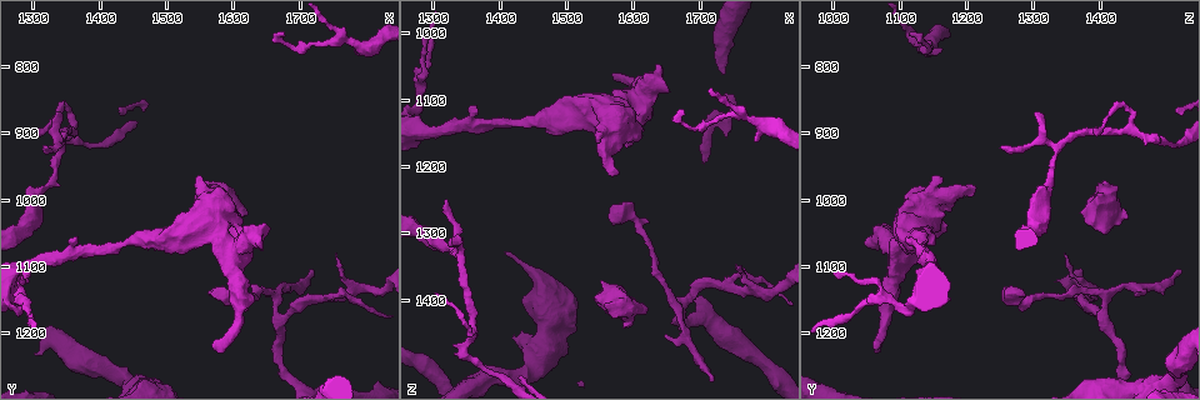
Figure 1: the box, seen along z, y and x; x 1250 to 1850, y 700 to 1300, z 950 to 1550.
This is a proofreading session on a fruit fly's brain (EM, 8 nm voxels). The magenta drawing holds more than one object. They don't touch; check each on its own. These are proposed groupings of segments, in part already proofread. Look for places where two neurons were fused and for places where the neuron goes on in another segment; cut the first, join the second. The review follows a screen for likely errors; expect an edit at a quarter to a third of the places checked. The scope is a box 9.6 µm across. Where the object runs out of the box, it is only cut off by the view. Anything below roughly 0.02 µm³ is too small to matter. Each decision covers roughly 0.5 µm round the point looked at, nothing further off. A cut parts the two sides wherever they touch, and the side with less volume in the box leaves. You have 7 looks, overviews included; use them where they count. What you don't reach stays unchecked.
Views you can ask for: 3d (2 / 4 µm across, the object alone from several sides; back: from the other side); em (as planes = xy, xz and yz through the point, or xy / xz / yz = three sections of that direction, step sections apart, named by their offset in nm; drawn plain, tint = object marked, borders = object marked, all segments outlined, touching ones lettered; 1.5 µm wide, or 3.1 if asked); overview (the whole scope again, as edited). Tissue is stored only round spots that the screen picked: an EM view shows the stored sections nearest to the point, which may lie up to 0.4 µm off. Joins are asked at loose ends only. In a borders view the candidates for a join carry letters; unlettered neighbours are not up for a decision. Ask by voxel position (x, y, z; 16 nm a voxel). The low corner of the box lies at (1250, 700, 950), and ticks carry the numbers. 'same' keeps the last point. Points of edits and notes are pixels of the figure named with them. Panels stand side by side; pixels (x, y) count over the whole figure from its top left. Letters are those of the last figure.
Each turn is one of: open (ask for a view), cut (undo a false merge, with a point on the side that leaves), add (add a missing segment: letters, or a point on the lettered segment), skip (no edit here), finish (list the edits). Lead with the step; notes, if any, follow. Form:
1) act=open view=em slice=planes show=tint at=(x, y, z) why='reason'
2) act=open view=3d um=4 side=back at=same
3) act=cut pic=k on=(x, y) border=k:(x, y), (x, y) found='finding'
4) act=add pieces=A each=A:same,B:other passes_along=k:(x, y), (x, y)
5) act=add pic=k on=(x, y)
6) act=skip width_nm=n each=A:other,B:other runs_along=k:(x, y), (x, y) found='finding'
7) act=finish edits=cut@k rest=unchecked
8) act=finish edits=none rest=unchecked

act=open view=3d um=4 at=(1575, 1145, 1290) why='end of a long branch'

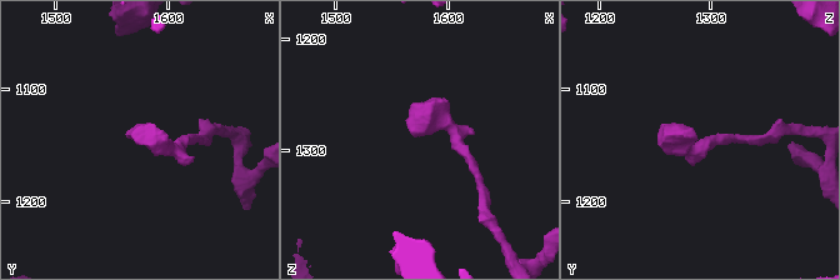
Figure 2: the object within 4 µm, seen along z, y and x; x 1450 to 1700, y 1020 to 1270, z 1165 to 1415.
act=open view=em slice=planes show=tint at=(1572, 1148, 1288)

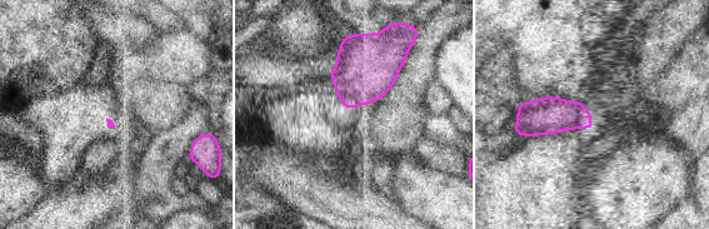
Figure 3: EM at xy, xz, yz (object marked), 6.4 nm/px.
act=open view=em slice=planes show=borders at=same why='see the neighbours'

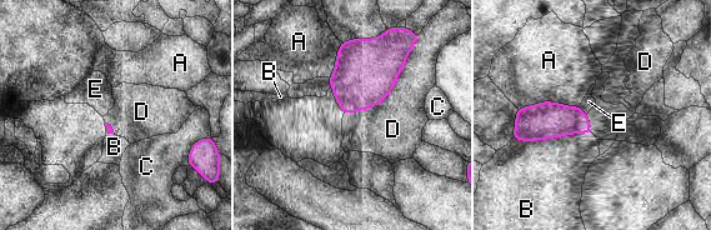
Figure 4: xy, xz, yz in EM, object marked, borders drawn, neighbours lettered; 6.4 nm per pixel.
act=skip each=A:other,B:other,C:other,D:other,E:other border=4:(591, 133), (512, 139) found='none of them fits'

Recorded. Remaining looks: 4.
act=open view=em slice=planes show=borders at=(1675, 750, 1115) why='branch stops here'

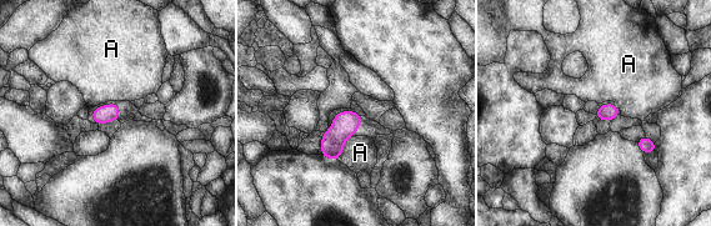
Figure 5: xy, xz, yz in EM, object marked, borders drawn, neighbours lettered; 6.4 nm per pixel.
act=skip each=A:other border=5:(351, 135), (346, 140), (338, 160) found='none of them fits'

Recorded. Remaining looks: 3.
act=open view=em slice=xz step=4 show=borders at=(1575, 1220, 1060) why='an open end'

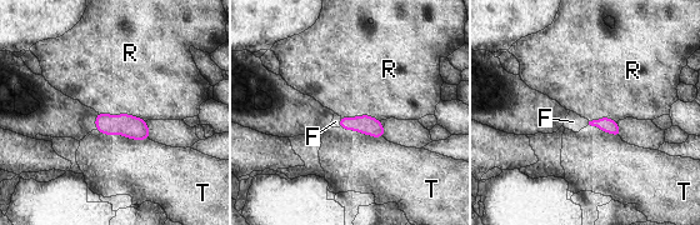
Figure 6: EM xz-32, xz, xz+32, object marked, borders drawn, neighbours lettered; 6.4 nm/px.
act=open view=em slice=planes show=borders at=same why='cut it another way'

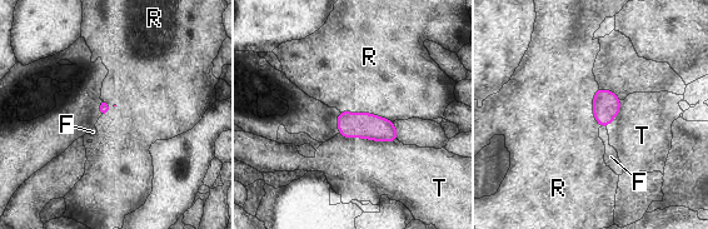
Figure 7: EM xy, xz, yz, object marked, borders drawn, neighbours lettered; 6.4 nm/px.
act=add pieces=F longest_contact=T:380nm each=F:same,R:other,T:other found='it goes on there'

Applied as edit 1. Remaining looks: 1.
act=finish edits=add@7 rest=unchecked

